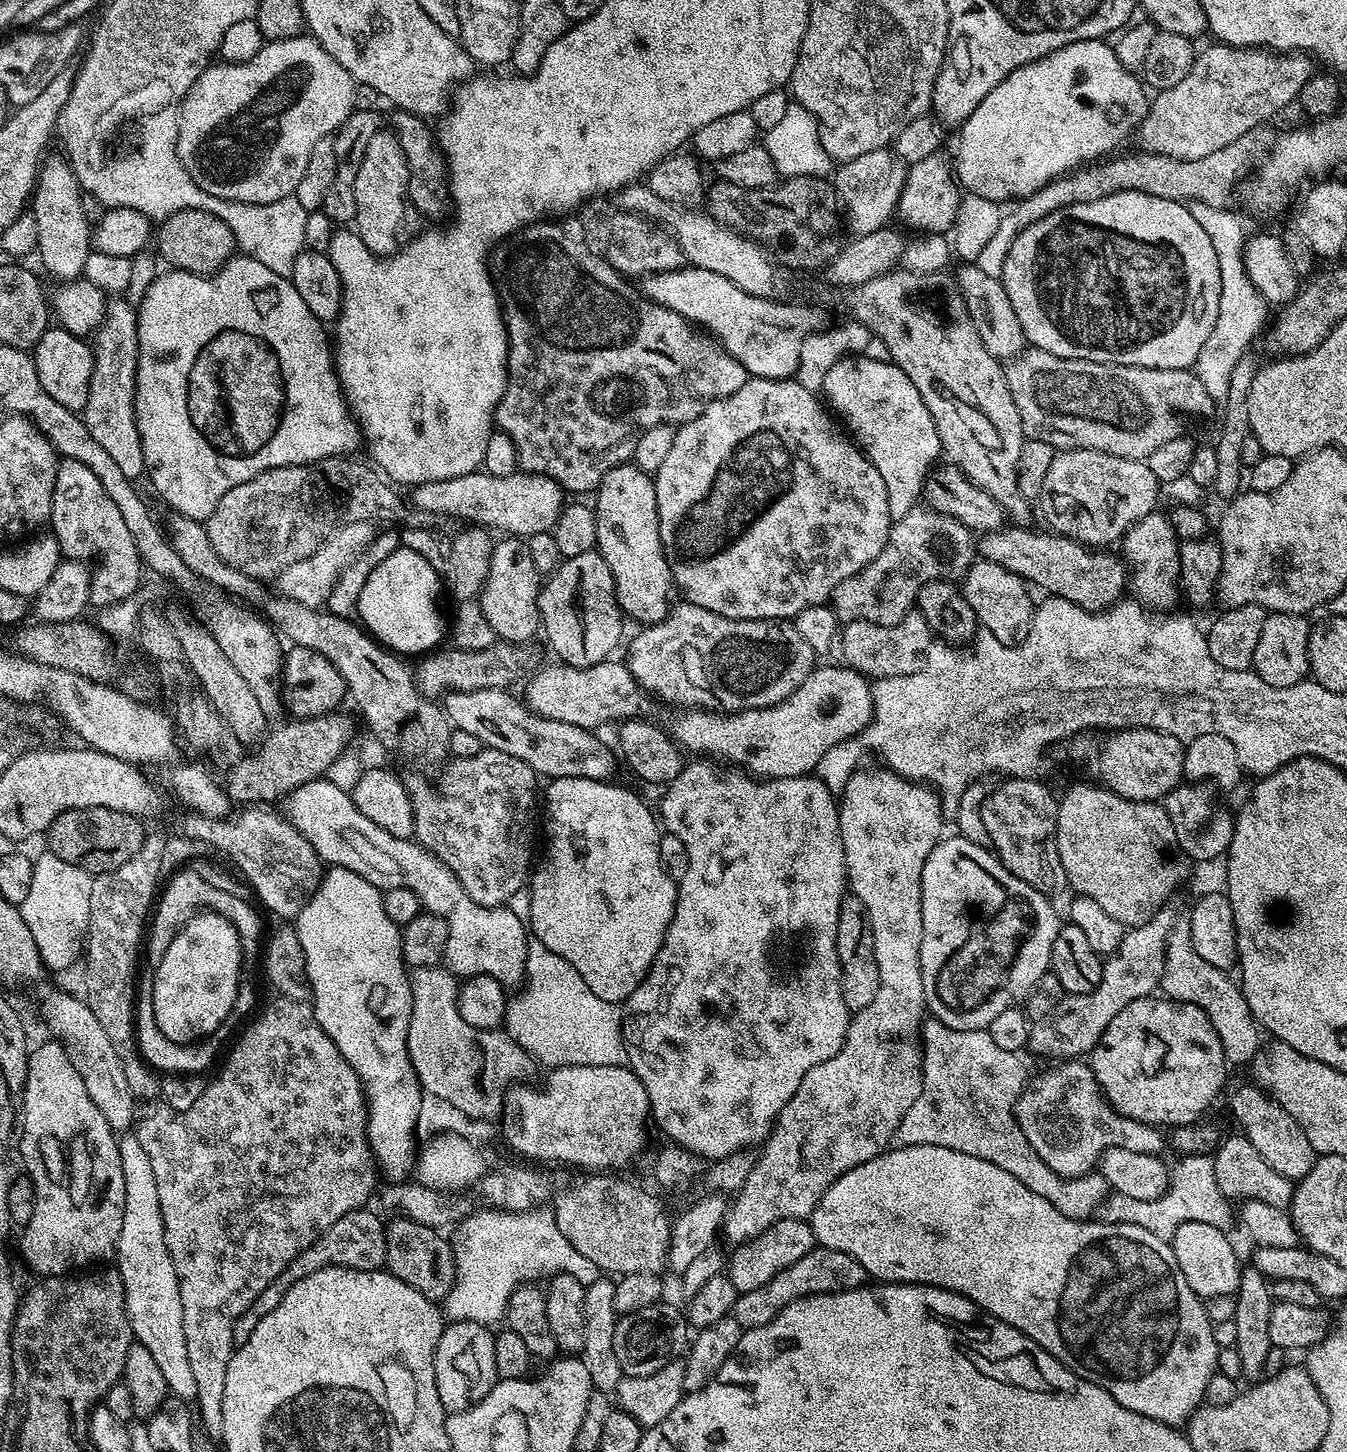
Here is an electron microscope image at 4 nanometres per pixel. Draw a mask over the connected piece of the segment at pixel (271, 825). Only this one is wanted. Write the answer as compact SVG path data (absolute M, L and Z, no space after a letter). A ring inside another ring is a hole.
M248 806L236 818L222 819L206 818L194 812L183 822L181 833L189 840L222 852L250 884L262 908L292 920L323 880L324 863L294 825L278 812L264 808L267 807Z

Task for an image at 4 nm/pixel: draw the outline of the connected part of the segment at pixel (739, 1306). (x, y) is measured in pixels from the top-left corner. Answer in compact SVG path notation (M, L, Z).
M817 1246L810 1250L810 1254L798 1258L794 1266L786 1266L782 1274L774 1274L774 1278L770 1278L766 1286L758 1286L758 1290L739 1293L730 1315L738 1322L738 1326L742 1326L745 1330L766 1326L766 1322L770 1322L783 1308L790 1306L790 1302L807 1296L862 1288L869 1283L869 1280L869 1274L862 1266L862 1262L850 1258L850 1254L842 1250L830 1250Z

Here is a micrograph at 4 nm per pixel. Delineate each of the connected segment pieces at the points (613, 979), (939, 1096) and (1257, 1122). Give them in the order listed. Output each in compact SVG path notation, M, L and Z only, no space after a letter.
M563 776L557 780L552 780L549 783L548 793L543 793L542 796L542 808L545 808L548 811L548 845L544 848L544 861L537 863L535 865L534 871L530 876L530 887L527 889L530 894L530 910L526 913L527 923L530 925L530 932L533 937L542 945L546 946L550 950L554 950L554 954L558 954L558 958L566 958L566 962L570 962L570 966L574 966L574 970L578 970L578 974L582 974L582 982L586 982L586 986L590 986L590 990L594 990L594 994L598 994L598 998L602 1002L608 1002L617 1006L623 1005L624 1001L627 1000L630 994L634 994L634 990L638 985L643 982L646 978L646 974L650 970L650 966L654 962L654 958L658 954L658 950L662 946L664 941L664 935L666 930L670 926L672 921L672 915L676 909L676 890L678 887L677 881L675 879L671 880L668 877L668 872L664 869L664 864L660 861L660 832L661 829L658 827L657 817L654 815L653 809L652 812L631 792L628 788L619 788L616 785L616 782L609 782L607 780L591 780L590 778L570 778L569 776Z
M935 1018L925 1019L922 1025L922 1047L922 1094L918 1094L918 1102L906 1110L894 1137L895 1147L905 1148L915 1144L946 1146L950 1150L962 1150L962 1154L974 1154L974 1158L986 1158L986 1162L1002 1166L1002 1170L1014 1174L1026 1190L1034 1190L1034 1194L1046 1198L1046 1202L1050 1202L1054 1210L1066 1214L1066 1218L1087 1221L1108 1197L1108 1183L1098 1170L1087 1172L1084 1176L1059 1176L1050 1170L1050 1166L1046 1166L1046 1162L1042 1162L1042 1158L1038 1158L1034 1146L1030 1146L1026 1134L1022 1134L1014 1111L1016 1100L1030 1079L1030 1071L1020 1061L1021 1053L1001 1050L986 1030L954 1030Z
M1247 1083L1234 1089L1228 1100L1233 1118L1240 1123L1239 1131L1252 1143L1254 1150L1278 1170L1278 1174L1293 1182L1301 1180L1312 1169L1318 1155L1314 1146L1310 1146L1310 1138L1306 1138L1302 1126L1298 1126L1298 1122L1294 1122L1294 1118L1290 1118L1290 1114L1286 1114L1267 1092L1255 1083Z

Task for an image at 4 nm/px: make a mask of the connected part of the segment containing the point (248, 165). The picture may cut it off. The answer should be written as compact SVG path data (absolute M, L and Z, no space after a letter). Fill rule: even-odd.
M308 34L295 36L289 40L274 40L265 43L264 48L259 50L254 58L241 64L219 63L213 63L205 68L204 72L194 82L194 86L190 86L186 98L180 103L176 153L182 162L182 166L188 171L190 178L194 178L196 185L202 190L206 190L206 194L214 194L223 200L265 204L266 202L278 202L282 198L293 195L298 182L302 182L302 174L306 171L306 162L310 158L310 153L313 152L316 143L331 137L340 124L346 122L348 115L354 111L352 99L354 98L356 84L351 74L342 70L342 66L338 66L338 62L334 62L334 58L330 58L330 54L326 54L324 47Z

